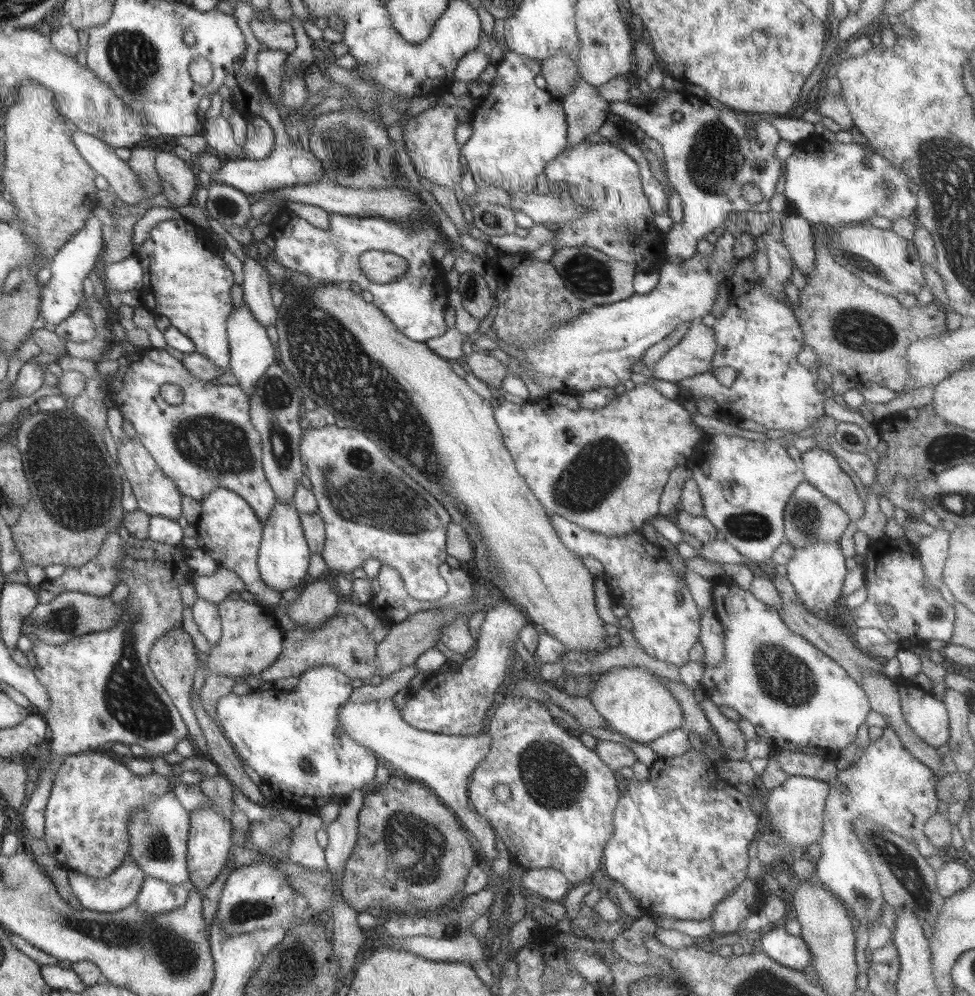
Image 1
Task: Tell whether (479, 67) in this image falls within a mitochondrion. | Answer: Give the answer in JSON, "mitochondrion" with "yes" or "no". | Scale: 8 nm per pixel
{"mitochondrion":"no"}

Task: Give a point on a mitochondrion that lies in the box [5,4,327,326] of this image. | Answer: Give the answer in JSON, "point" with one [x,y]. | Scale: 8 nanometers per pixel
{"point":[134,60]}

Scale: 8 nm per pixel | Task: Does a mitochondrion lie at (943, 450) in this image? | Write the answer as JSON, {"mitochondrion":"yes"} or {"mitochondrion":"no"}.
{"mitochondrion":"yes"}

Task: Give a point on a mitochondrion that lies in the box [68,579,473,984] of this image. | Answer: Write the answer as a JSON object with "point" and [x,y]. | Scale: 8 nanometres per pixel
{"point":[131,701]}

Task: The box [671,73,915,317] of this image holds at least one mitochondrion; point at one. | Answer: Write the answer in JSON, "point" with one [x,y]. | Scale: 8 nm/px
{"point":[713,160]}

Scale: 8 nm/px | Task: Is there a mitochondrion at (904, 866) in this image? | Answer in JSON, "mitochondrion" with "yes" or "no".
{"mitochondrion":"yes"}

